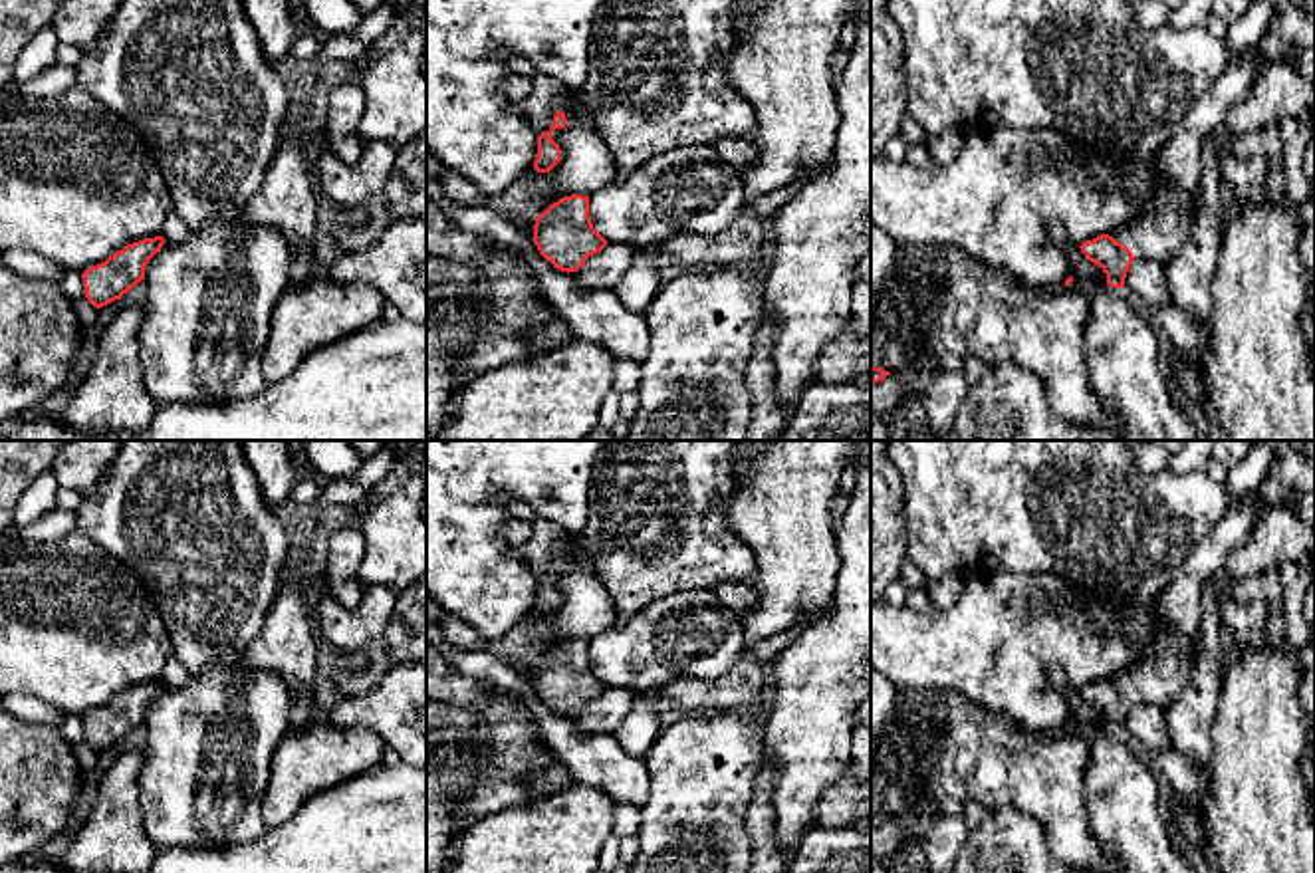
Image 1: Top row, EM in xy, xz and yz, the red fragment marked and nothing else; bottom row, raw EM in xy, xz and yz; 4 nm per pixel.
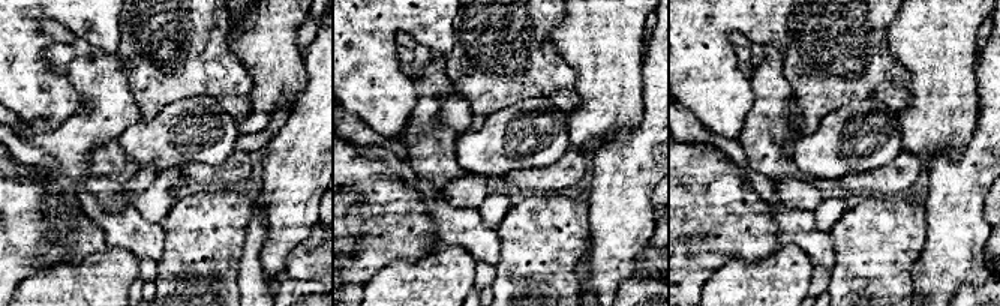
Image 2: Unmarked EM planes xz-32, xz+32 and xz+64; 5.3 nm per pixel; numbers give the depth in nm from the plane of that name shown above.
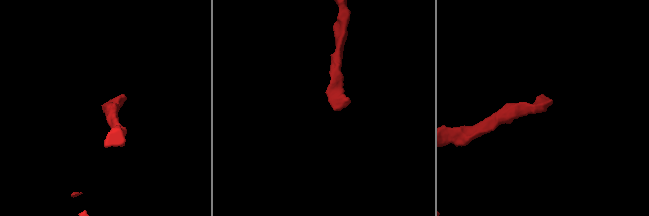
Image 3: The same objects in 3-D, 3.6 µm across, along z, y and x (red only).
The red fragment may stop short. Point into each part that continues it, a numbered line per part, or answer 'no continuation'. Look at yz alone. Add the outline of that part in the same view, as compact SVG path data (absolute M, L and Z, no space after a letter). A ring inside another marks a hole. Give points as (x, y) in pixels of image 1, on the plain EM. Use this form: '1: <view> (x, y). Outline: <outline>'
1: yz (1159, 675). Outline: M1257 494L1250 506L1228 510L1176 569L1156 599L1160 629L1148 651L1113 679L1135 702L1166 708L1180 692L1190 673L1192 639L1200 631L1202 591L1269 508L1275 504Z

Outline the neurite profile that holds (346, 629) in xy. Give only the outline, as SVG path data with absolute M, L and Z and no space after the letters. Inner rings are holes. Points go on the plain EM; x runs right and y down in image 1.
M387 585L363 589L355 609L341 607L329 595L315 605L315 625L323 641L339 653L353 653L377 639L395 609L397 591Z

